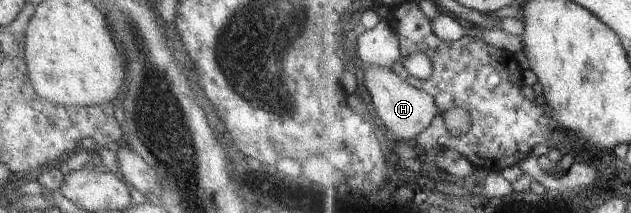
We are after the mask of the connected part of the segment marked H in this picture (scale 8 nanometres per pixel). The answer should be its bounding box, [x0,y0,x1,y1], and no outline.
[355,65,439,146]

